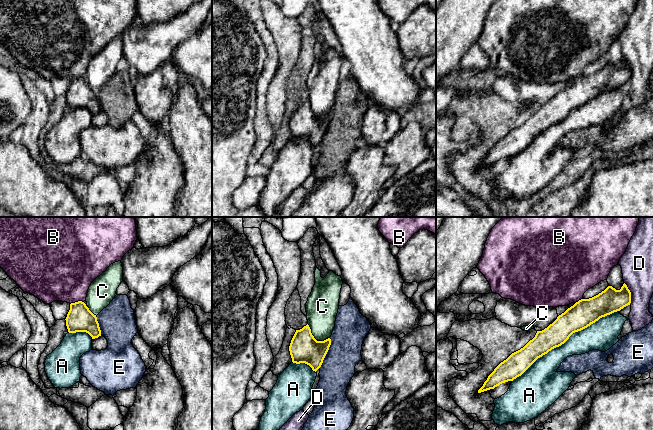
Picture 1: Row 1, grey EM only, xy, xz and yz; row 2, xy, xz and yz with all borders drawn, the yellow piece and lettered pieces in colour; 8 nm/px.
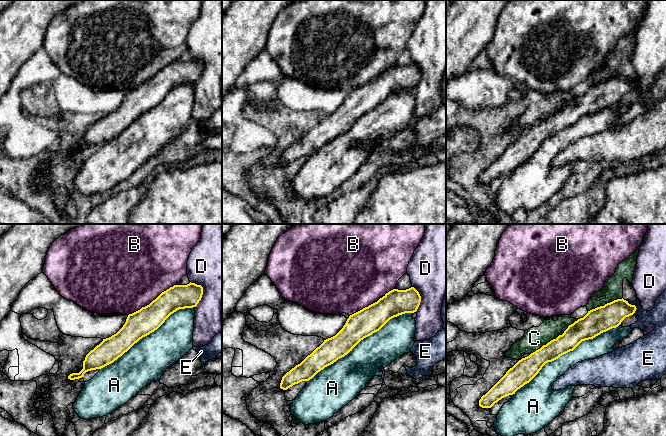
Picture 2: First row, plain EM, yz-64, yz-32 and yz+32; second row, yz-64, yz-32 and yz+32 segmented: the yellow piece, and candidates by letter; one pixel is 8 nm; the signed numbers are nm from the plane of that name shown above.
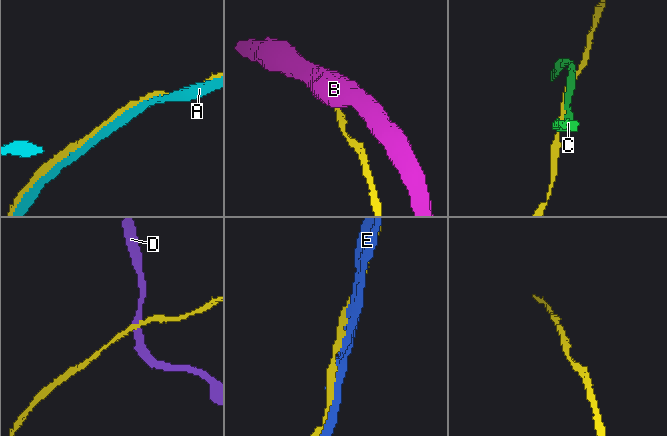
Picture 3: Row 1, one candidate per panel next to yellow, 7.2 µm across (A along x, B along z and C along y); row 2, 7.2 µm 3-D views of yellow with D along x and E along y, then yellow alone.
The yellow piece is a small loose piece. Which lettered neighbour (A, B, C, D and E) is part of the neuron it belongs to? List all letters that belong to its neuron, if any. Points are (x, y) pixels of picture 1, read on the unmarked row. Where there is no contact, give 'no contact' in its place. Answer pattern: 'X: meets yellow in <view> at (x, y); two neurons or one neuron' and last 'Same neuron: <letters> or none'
A: meets yellow in yz at (565, 117); one neuron
B: meets yellow in xy at (76, 78); two neurons
C: meets yellow in xz at (314, 114); two neurons
D: meets yellow in yz at (630, 69); two neurons
E: meets yellow in xz at (326, 129); two neurons
Same neuron: A

